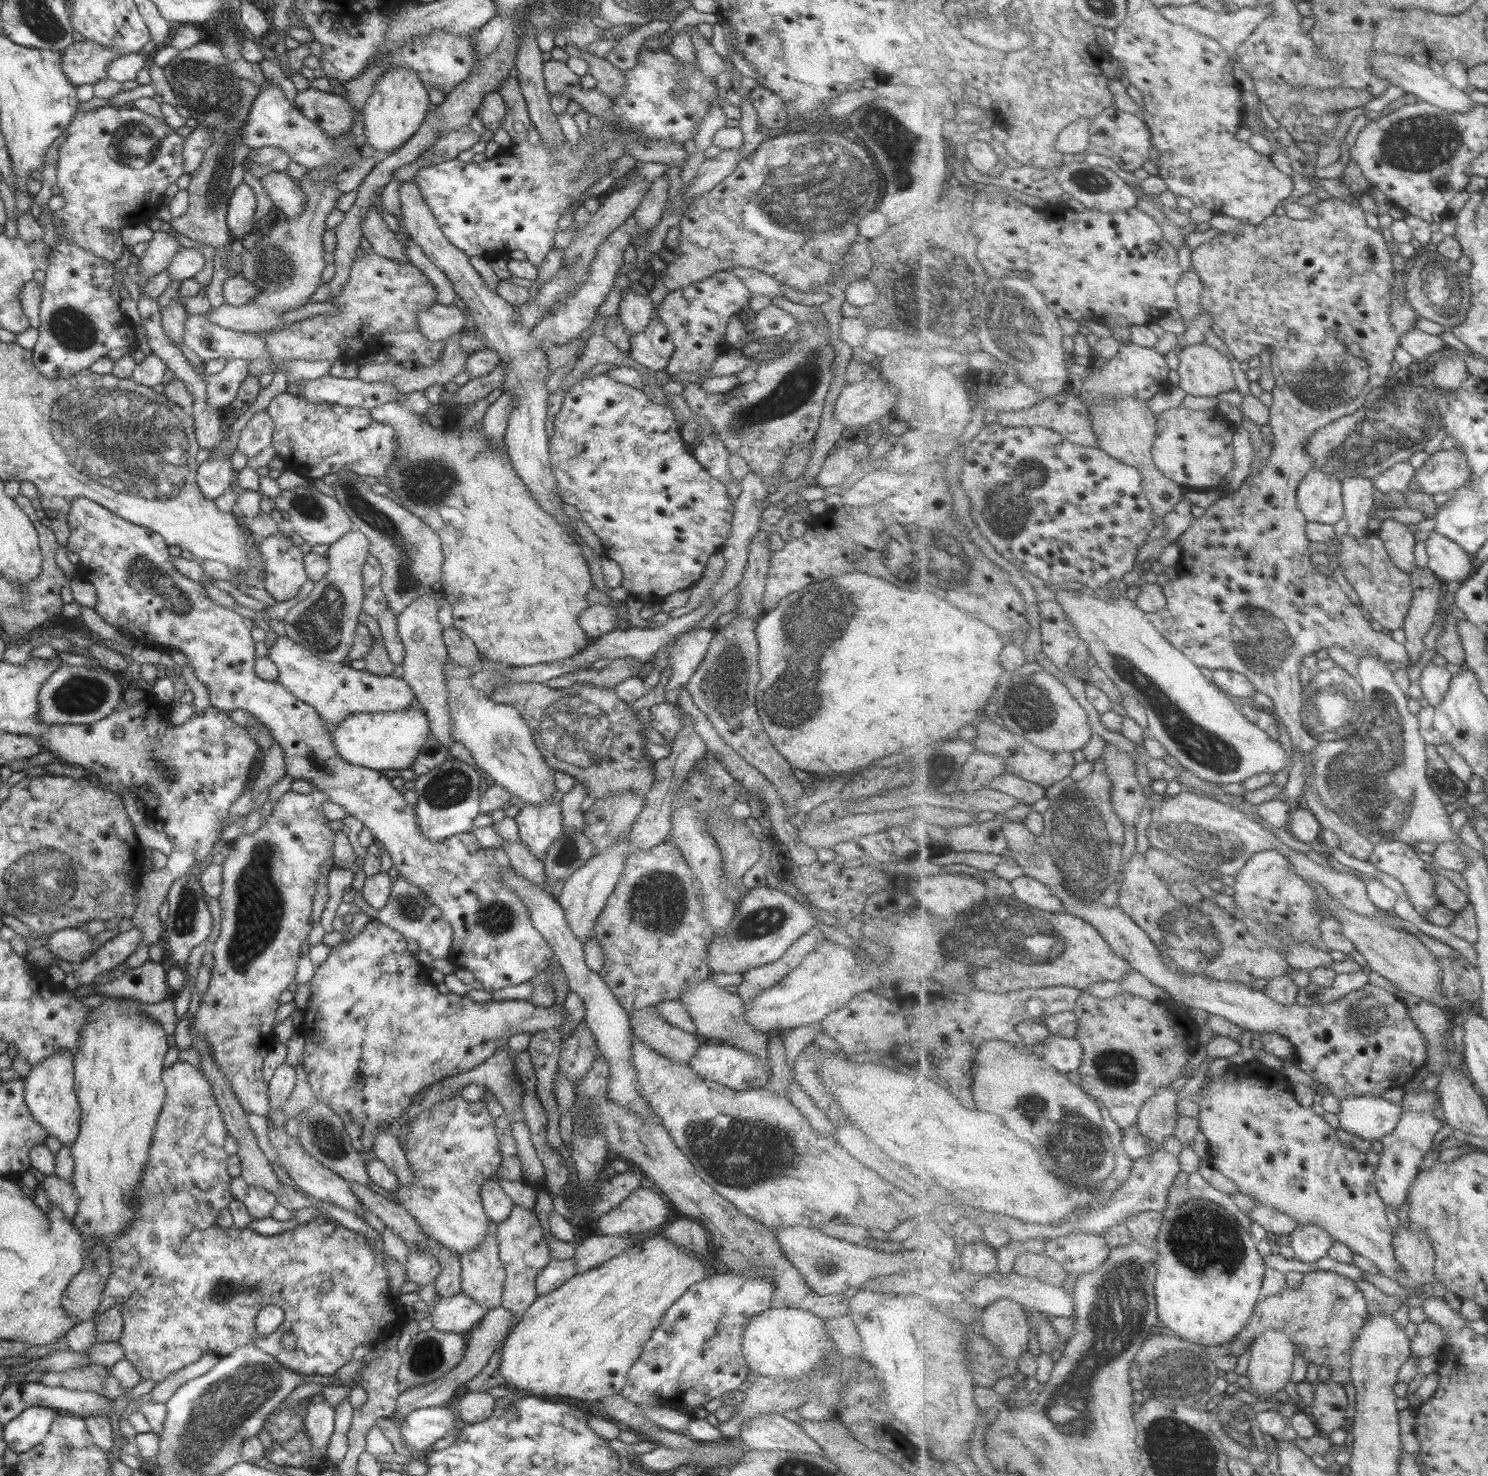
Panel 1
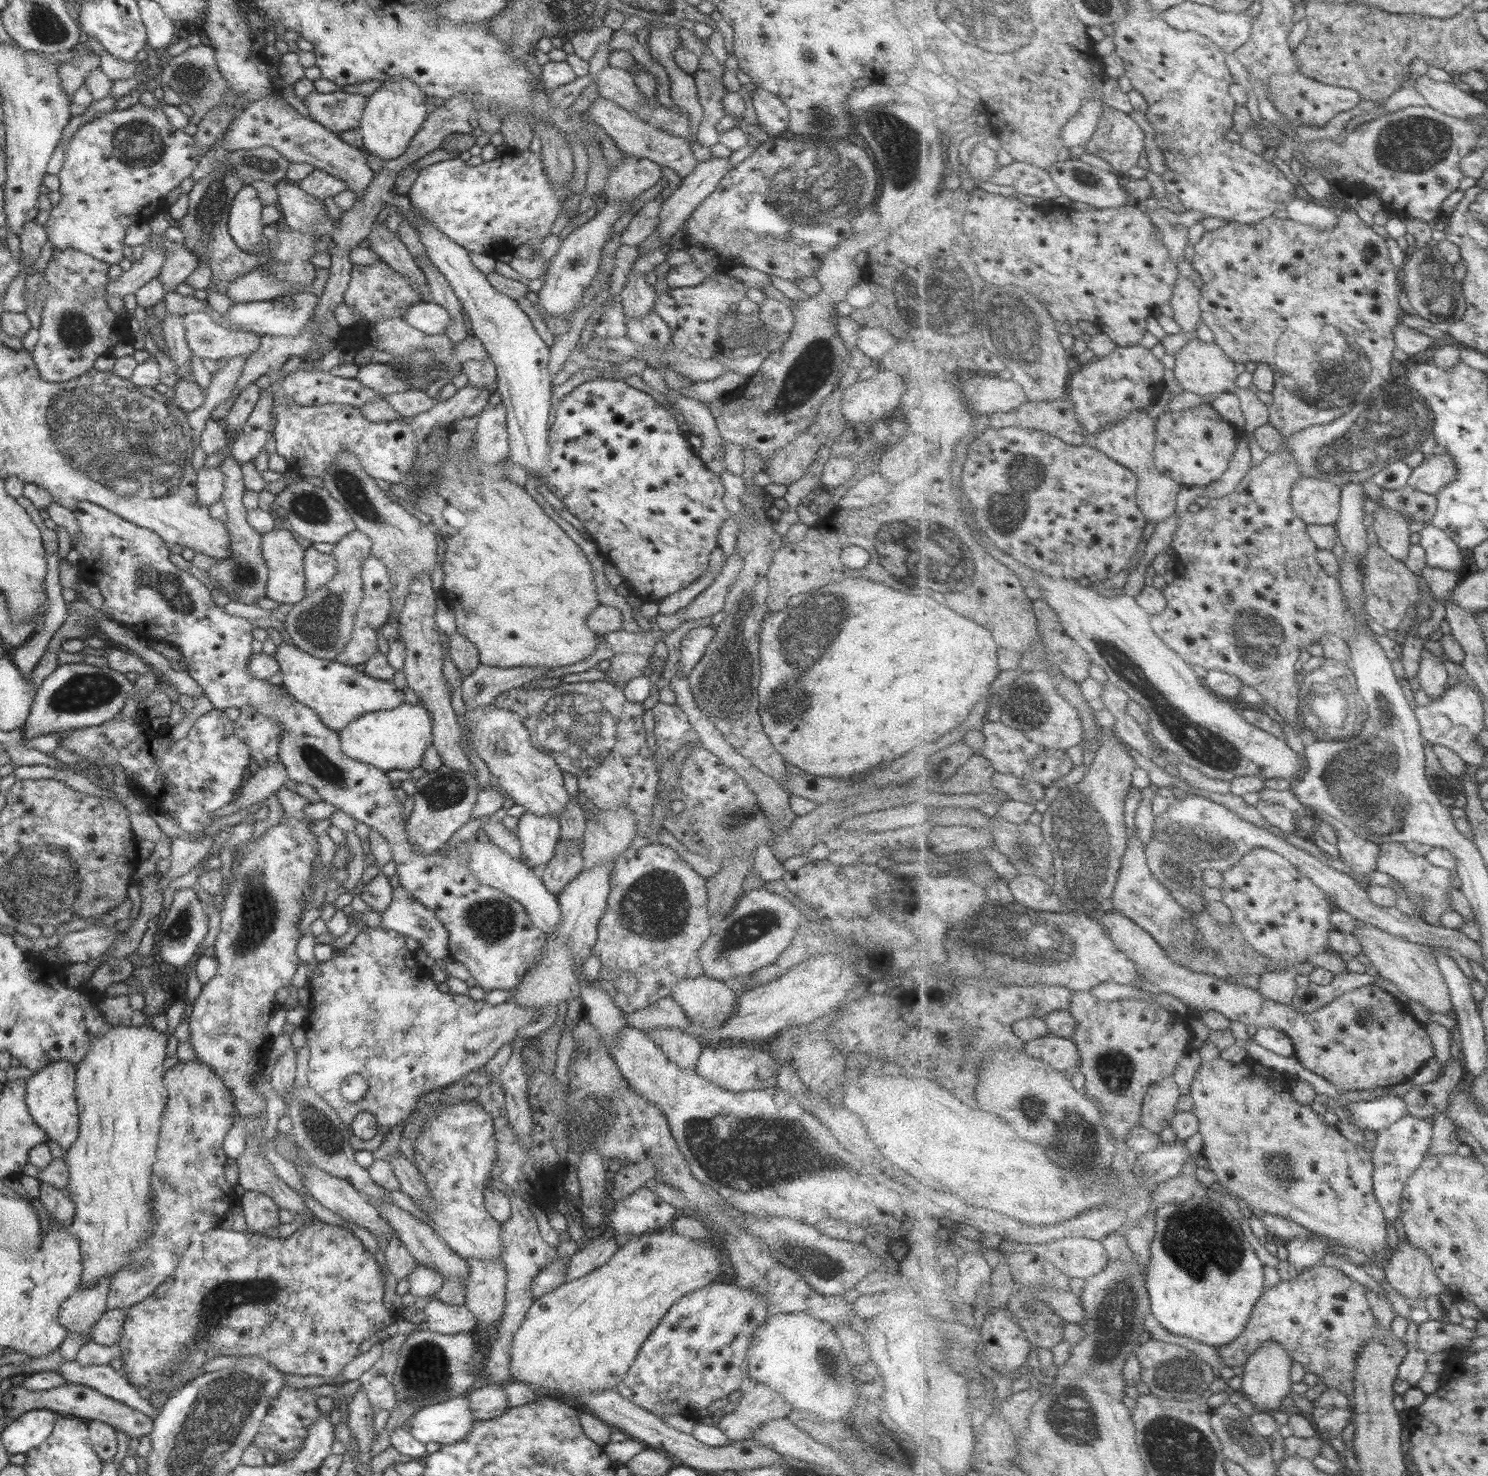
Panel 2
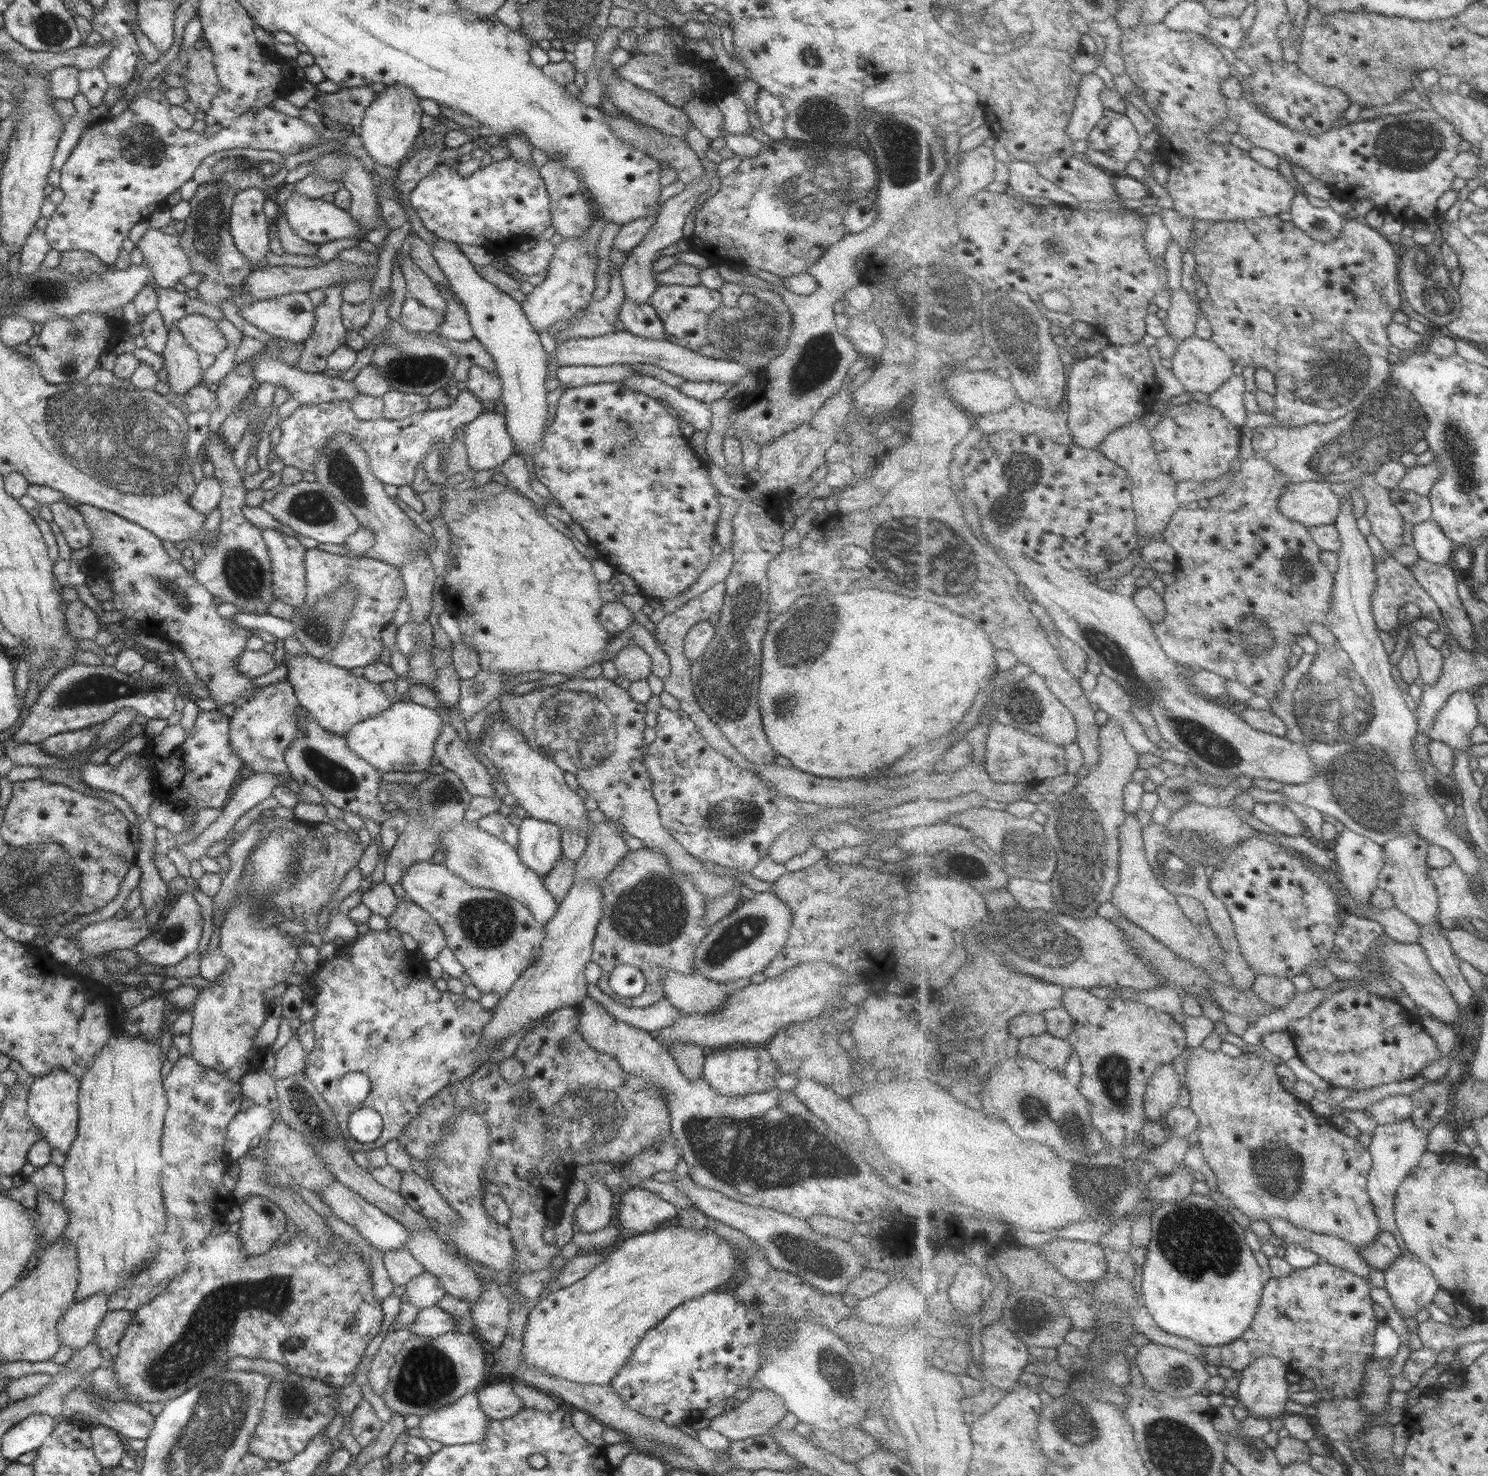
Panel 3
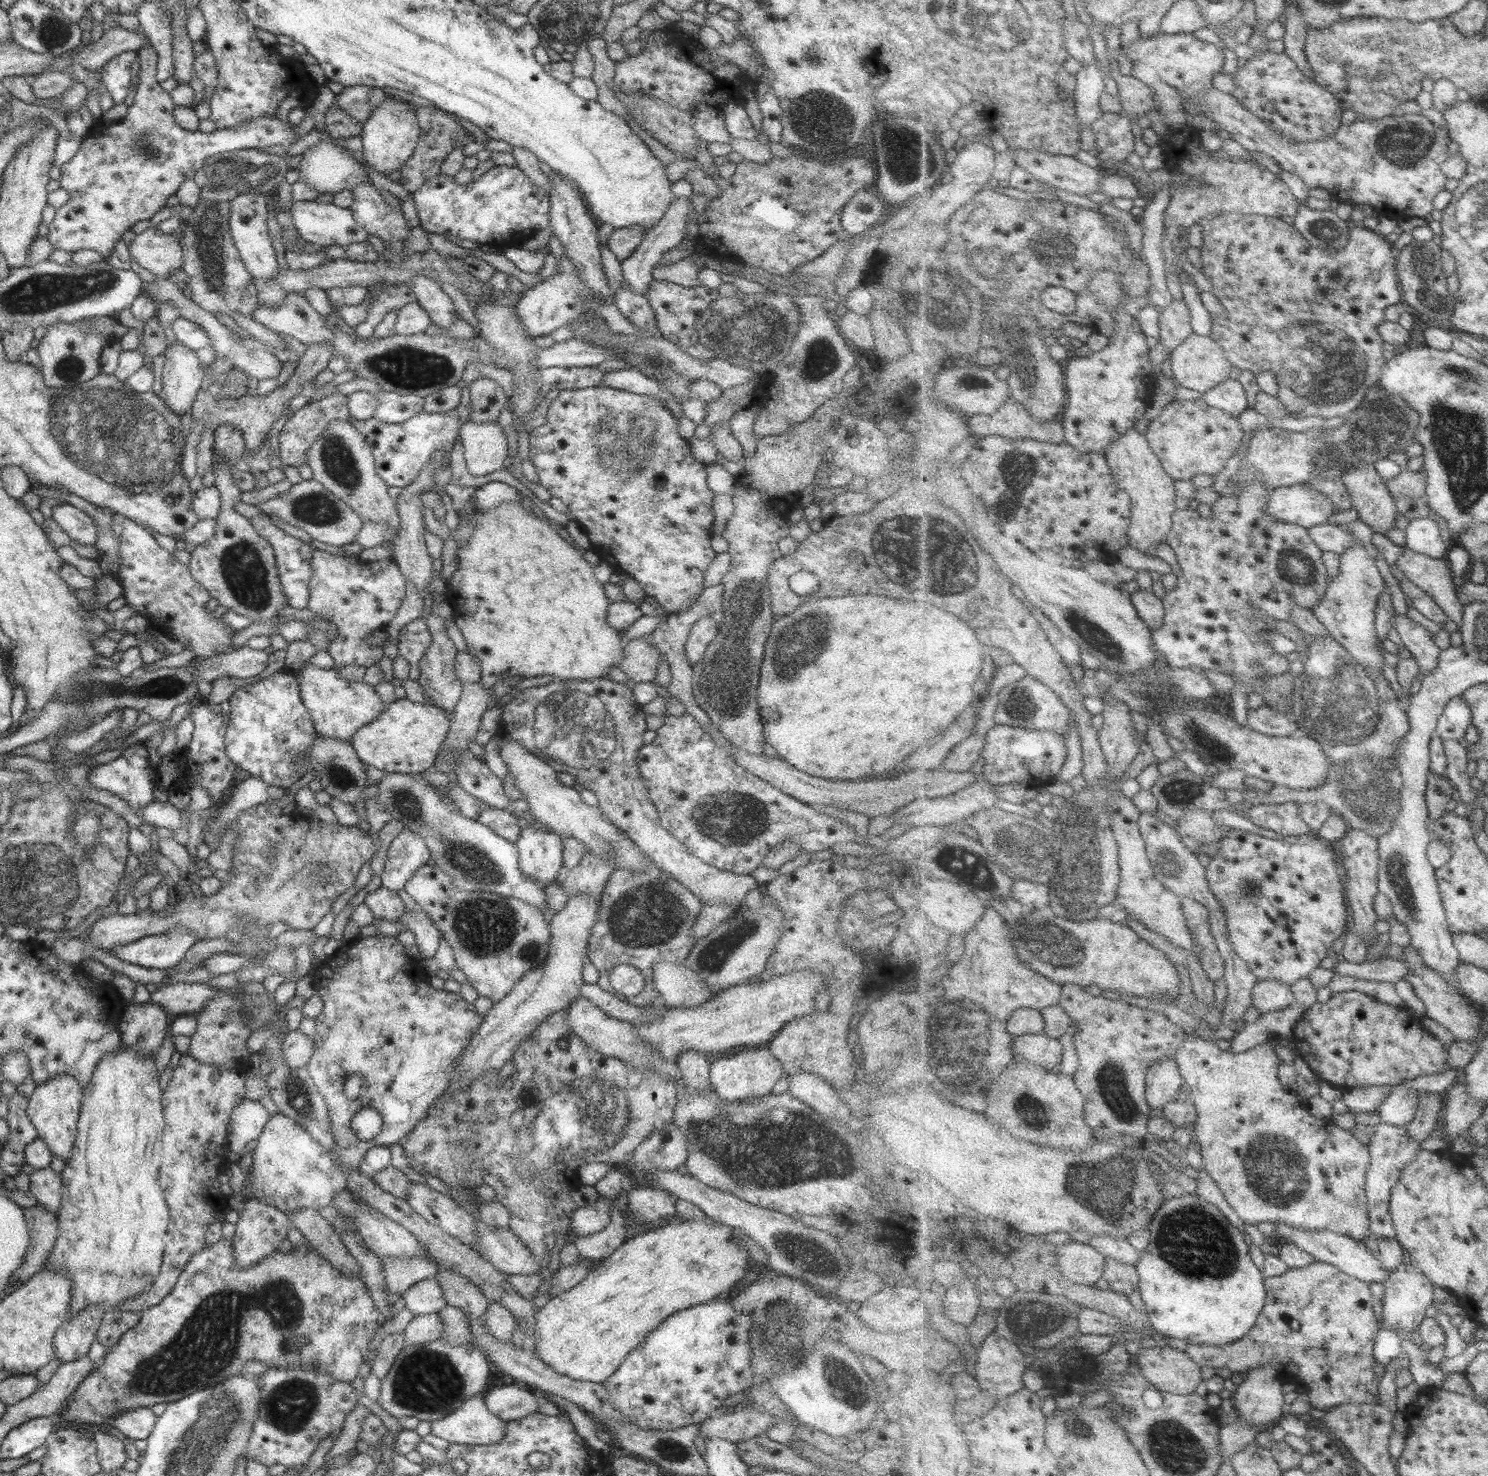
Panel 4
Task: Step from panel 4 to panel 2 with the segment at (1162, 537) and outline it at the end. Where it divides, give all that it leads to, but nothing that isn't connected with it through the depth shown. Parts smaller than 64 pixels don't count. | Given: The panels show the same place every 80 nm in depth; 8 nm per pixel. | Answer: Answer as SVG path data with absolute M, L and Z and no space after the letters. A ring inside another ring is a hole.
M1145 409L1132 411L1125 419L1119 420L1118 424L1112 424L1110 428L1106 428L1106 431L1100 432L1097 442L1092 444L1093 448L1101 449L1119 464L1124 464L1126 468L1132 469L1137 474L1138 501L1149 523L1164 522L1166 518L1176 514L1179 508L1178 496L1183 488L1182 484L1158 469L1156 421Z

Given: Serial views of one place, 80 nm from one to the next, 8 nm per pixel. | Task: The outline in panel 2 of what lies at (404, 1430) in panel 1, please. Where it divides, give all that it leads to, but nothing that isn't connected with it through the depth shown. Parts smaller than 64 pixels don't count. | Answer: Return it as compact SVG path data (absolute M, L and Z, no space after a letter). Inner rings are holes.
M468 1395L422 1407L413 1418L412 1424L409 1424L409 1434L424 1445L428 1442L447 1445L464 1440L476 1424L470 1411Z

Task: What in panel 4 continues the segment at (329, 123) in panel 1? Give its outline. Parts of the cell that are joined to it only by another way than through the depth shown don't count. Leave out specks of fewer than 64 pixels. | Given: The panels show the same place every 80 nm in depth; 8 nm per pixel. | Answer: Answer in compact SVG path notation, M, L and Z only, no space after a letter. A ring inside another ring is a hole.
M361 85L360 87L345 87L344 91L336 96L335 102L346 114L358 122L365 123L372 110L392 98L394 97L385 94L380 88Z

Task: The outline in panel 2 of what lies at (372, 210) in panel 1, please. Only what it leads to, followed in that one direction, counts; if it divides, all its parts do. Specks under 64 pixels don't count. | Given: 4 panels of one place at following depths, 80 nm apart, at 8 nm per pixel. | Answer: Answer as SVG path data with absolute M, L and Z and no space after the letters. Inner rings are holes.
M375 222L368 239L372 241L371 249L379 256L379 260L410 279L412 286L423 296L424 302L429 302L430 287L427 278L406 245L386 225Z

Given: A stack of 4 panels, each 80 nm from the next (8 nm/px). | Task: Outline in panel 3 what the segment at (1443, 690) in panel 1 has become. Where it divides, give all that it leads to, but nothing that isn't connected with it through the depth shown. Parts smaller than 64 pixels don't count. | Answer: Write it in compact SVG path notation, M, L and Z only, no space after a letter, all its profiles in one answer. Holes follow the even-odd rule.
M1424 636L1412 637L1408 643L1415 646L1421 666L1421 684L1436 684L1445 674L1445 658Z

